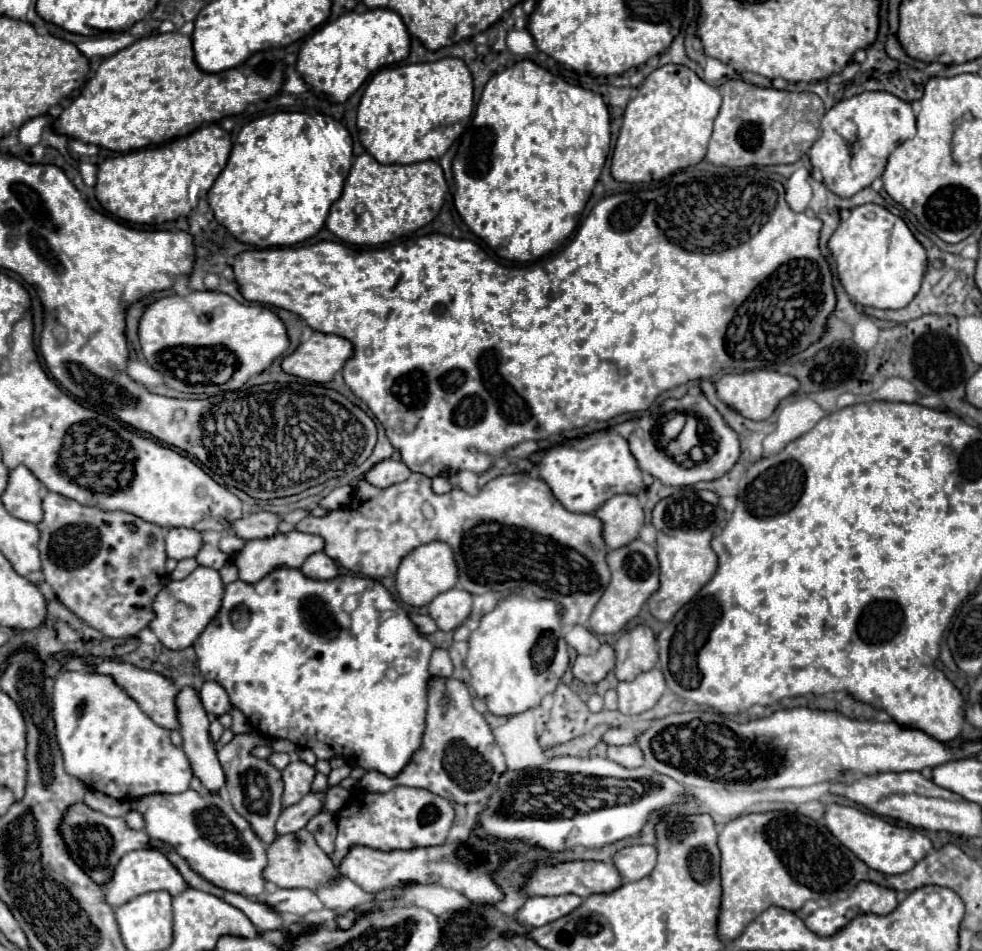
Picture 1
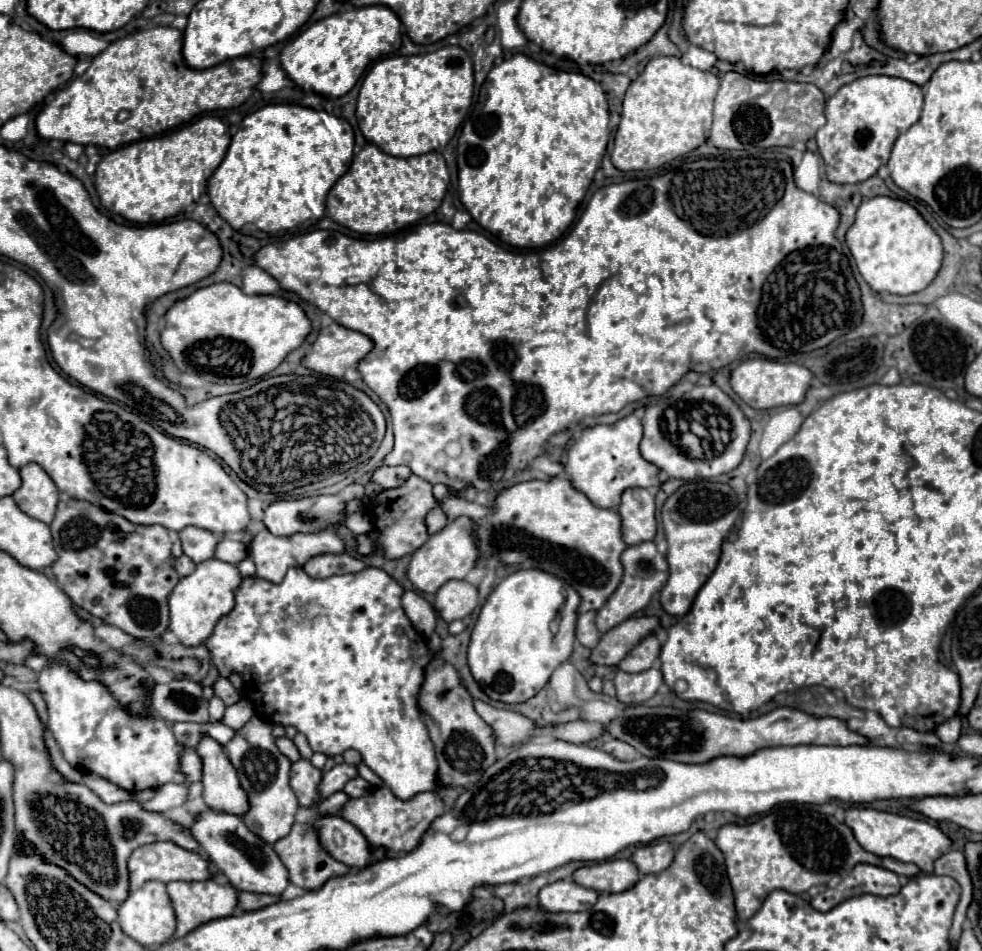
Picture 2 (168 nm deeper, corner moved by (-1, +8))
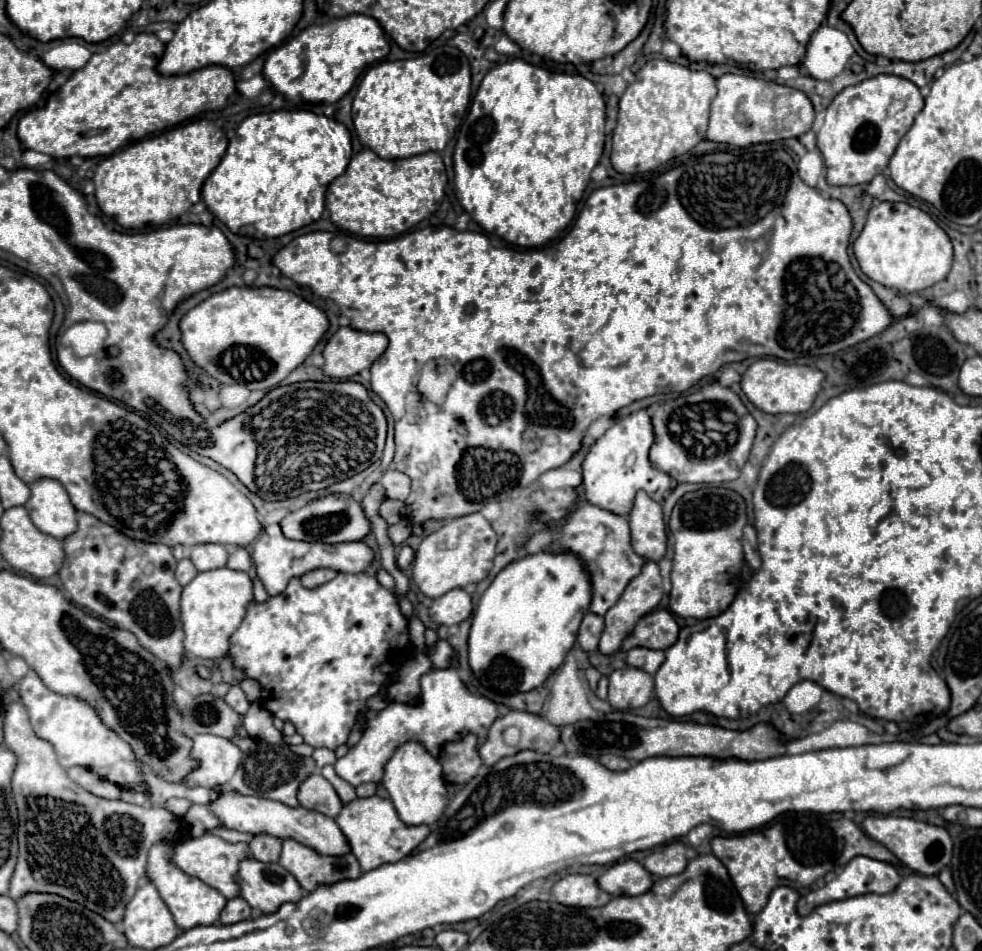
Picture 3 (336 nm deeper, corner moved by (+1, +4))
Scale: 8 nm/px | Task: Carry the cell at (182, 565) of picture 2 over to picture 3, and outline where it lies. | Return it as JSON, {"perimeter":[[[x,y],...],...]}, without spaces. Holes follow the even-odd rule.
{"perimeter":[[[181,559],[181,561],[177,563],[175,577],[177,577],[179,585],[187,585],[195,575],[197,575],[197,569],[195,569],[195,565],[193,565],[189,559]]]}

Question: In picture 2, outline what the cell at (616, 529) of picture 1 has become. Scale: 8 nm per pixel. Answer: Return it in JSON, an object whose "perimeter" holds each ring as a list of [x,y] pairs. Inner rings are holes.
{"perimeter":[[[643,487],[627,489],[621,497],[619,515],[623,519],[623,539],[627,545],[653,541],[657,535],[655,497]]]}

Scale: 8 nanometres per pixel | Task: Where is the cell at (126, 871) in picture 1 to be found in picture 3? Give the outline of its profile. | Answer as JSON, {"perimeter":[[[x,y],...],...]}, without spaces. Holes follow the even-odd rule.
{"perimeter":[[[203,835],[203,837],[195,837],[195,839],[185,839],[181,843],[177,843],[171,851],[171,861],[189,877],[197,877],[201,879],[205,885],[217,889],[219,893],[223,893],[227,899],[237,897],[239,895],[239,887],[233,881],[235,873],[237,873],[237,863],[249,857],[249,849],[247,843],[227,843],[221,837],[215,835]]]}

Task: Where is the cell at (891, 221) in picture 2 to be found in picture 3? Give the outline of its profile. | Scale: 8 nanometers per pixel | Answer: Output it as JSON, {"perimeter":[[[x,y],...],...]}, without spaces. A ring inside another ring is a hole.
{"perimeter":[[[877,203],[869,209],[865,227],[853,243],[861,271],[883,287],[915,293],[943,281],[951,269],[953,245],[947,233],[921,209],[907,203]]]}

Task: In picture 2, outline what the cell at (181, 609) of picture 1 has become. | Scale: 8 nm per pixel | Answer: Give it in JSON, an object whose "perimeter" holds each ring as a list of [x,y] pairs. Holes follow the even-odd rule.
{"perimeter":[[[209,559],[209,561],[199,563],[191,575],[183,577],[175,585],[175,589],[169,597],[169,609],[171,609],[169,631],[173,631],[179,637],[179,641],[187,647],[203,645],[211,637],[217,621],[233,611],[235,591],[239,589],[241,581],[243,581],[243,577],[241,577],[237,565],[223,563],[219,559]]]}

